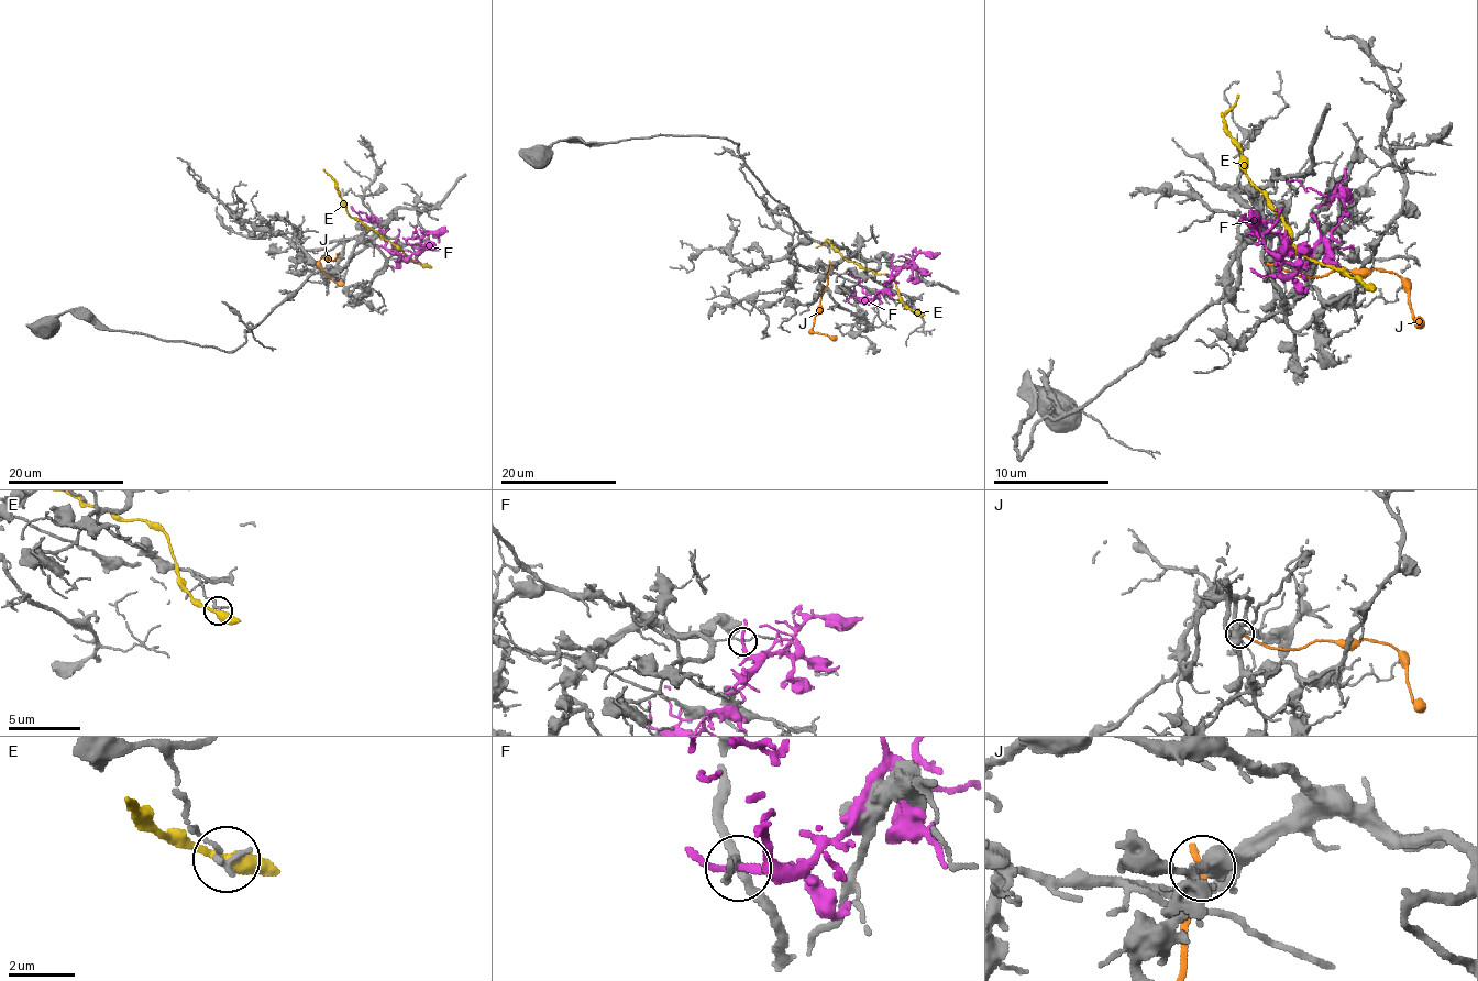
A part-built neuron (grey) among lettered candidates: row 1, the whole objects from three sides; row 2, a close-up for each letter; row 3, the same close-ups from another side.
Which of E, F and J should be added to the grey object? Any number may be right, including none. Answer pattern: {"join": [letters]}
{"join": []}

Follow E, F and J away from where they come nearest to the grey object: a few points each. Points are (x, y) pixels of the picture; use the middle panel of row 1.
E: (915, 310), (904, 305), (892, 278), (847, 261), (828, 241), (816, 247)
F: (892, 262), (894, 276), (872, 300), (849, 271)
J: (830, 265), (820, 298), (820, 311), (812, 328), (815, 332), (836, 338)

